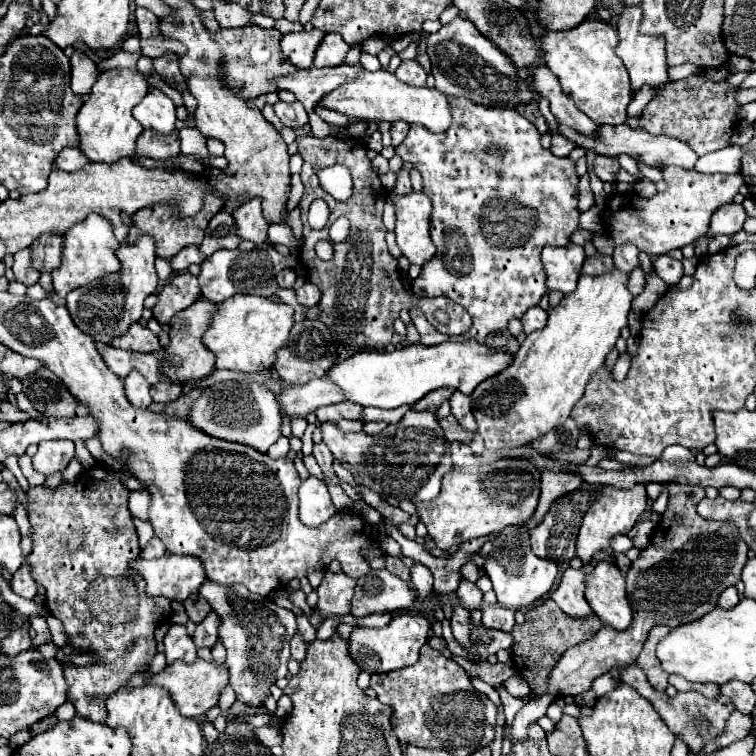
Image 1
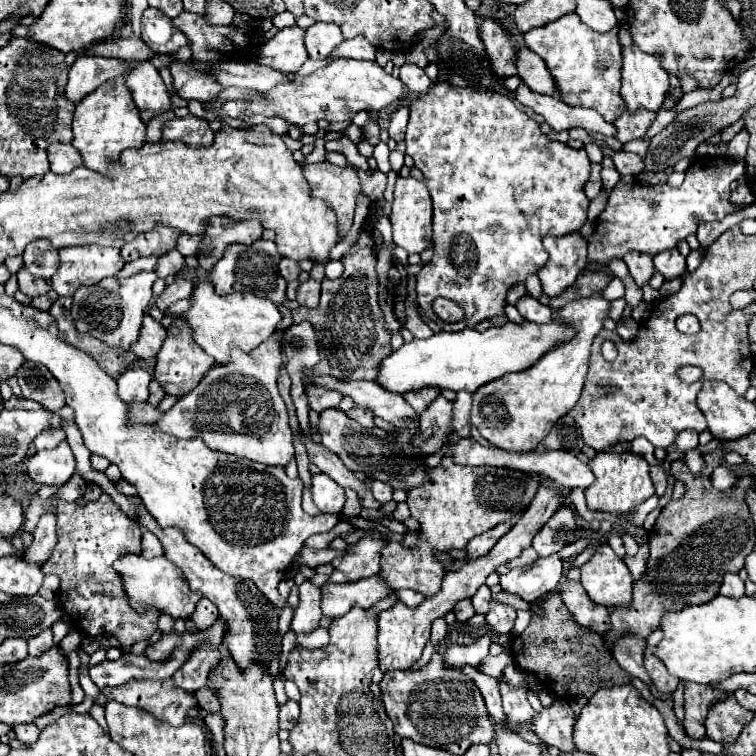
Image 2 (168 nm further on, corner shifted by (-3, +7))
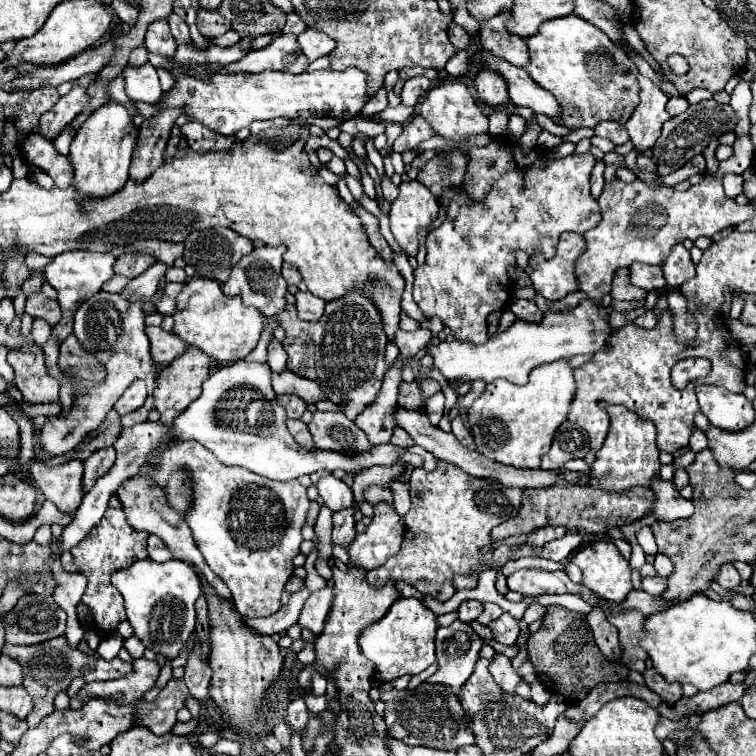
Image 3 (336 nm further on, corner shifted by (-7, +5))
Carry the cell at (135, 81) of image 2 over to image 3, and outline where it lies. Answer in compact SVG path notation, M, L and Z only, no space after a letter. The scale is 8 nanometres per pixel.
M145 63L141 67L125 67L125 91L133 101L151 103L157 105L163 91L157 77L157 69L151 63Z

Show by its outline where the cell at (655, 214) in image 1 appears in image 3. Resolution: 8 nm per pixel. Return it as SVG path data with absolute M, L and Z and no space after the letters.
M749 135L739 137L733 143L733 149L733 157L721 161L715 175L703 175L701 183L691 185L685 191L677 191L673 187L647 187L639 179L629 185L615 179L611 185L607 185L599 197L603 219L597 227L585 233L587 249L577 259L579 289L585 291L593 301L601 303L601 297L609 293L611 281L619 267L629 267L633 261L661 265L673 245L683 243L685 239L695 241L701 235L711 237L717 231L749 221L753 215L753 205L737 205L737 201L727 197L723 191L725 173L743 173L753 163L753 145Z

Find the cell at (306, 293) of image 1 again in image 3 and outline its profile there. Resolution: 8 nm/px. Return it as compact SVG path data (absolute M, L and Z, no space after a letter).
M299 291L299 293L295 295L295 299L297 299L295 307L297 307L301 319L305 319L305 321L317 321L317 319L321 319L323 309L325 309L325 301L323 301L323 299L317 299L317 297L315 297L313 293L309 293L309 291L305 291L305 293Z

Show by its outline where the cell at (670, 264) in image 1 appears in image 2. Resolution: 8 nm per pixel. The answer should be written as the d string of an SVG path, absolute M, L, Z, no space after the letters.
M667 249L667 251L659 253L659 255L655 255L653 263L655 263L655 269L665 279L677 279L687 271L685 269L685 257L677 249Z

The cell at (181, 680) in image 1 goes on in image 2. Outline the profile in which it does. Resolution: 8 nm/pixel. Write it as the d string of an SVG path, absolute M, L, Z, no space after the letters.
M131 679L119 687L105 687L103 693L107 701L119 701L127 707L145 709L159 721L167 721L175 727L183 725L187 711L197 707L195 695L175 689L173 679L167 681Z

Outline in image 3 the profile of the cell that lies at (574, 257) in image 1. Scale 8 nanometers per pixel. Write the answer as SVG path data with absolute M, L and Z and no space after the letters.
M563 233L557 243L557 253L553 259L543 259L533 255L529 259L527 275L533 287L547 301L563 299L565 295L579 289L575 275L575 261L585 251L585 237L579 233Z

